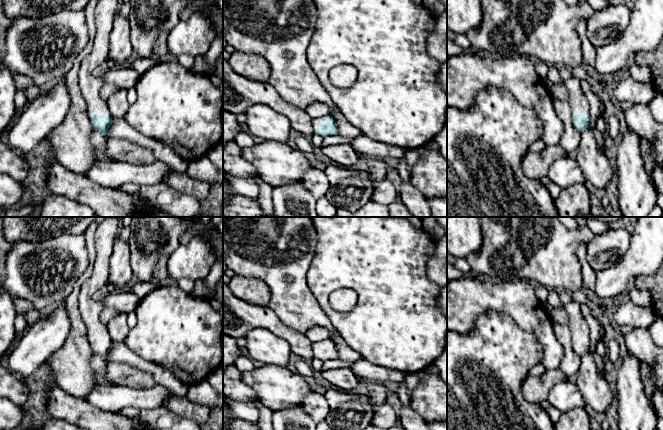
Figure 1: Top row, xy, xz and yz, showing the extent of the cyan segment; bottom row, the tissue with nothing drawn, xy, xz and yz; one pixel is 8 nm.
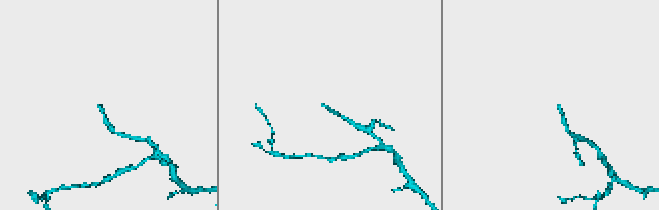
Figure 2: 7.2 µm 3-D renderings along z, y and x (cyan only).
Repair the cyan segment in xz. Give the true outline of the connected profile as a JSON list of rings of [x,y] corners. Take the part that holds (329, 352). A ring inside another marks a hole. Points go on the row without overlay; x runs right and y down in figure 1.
[[[330,339],[312,343],[314,357],[326,361],[337,358],[337,351]]]

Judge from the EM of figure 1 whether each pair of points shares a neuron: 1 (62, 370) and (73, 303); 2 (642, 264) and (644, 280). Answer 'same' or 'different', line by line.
1: same
2: different

